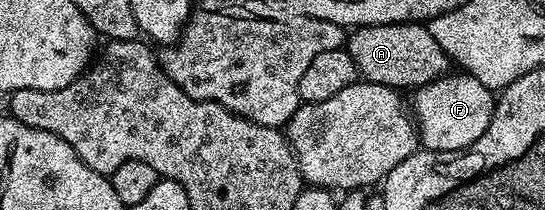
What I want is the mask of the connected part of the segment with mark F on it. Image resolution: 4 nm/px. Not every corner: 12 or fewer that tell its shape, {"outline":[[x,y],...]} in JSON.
{"outline":[[446,73],[412,92],[426,151],[461,151],[491,125],[494,92]]}

